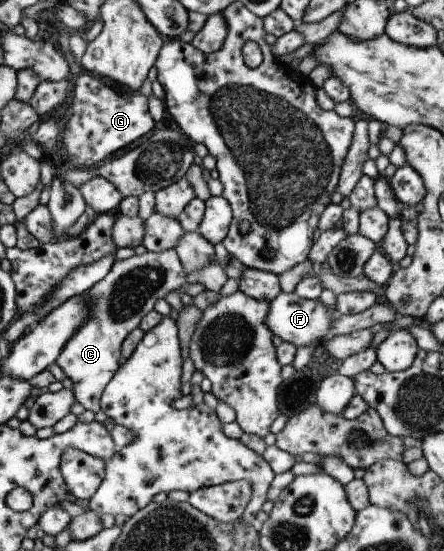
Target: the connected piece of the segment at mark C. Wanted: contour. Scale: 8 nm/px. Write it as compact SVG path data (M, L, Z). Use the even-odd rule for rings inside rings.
M174 249L160 253L147 251L124 260L114 260L107 274L85 292L90 316L63 345L55 362L71 380L75 400L85 411L95 413L100 409L101 393L121 366L121 343L138 327L143 316L153 309L155 300L163 298L171 290L191 297L205 290L200 282L187 284L185 275Z

